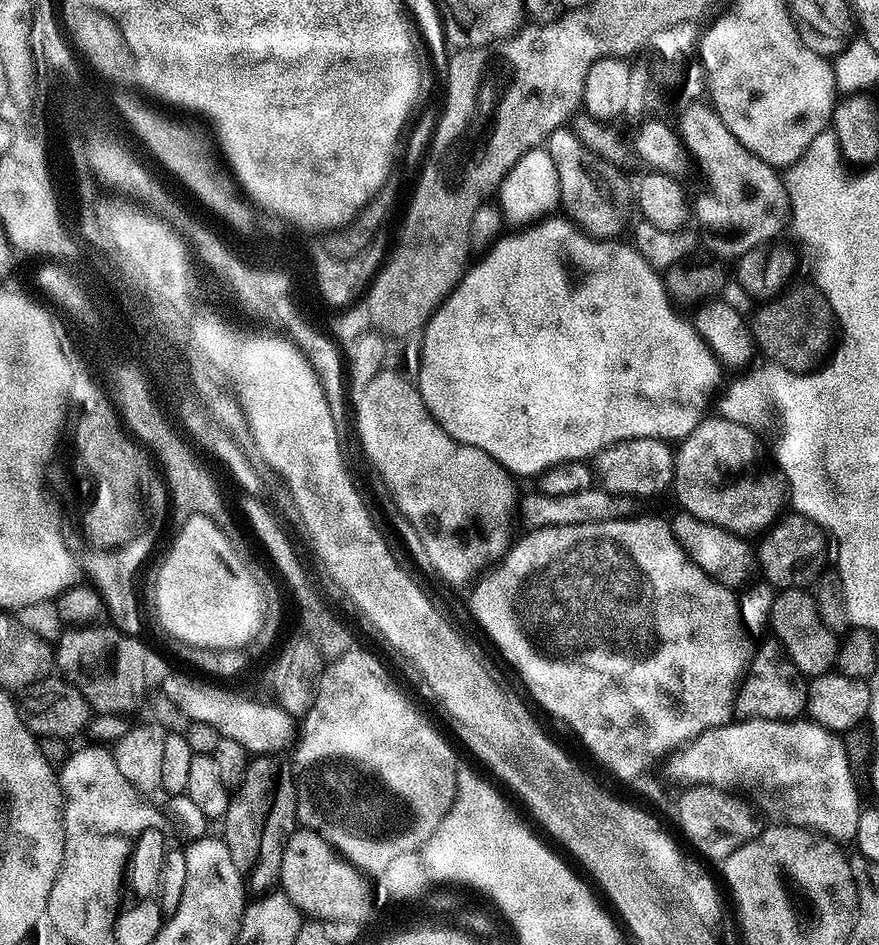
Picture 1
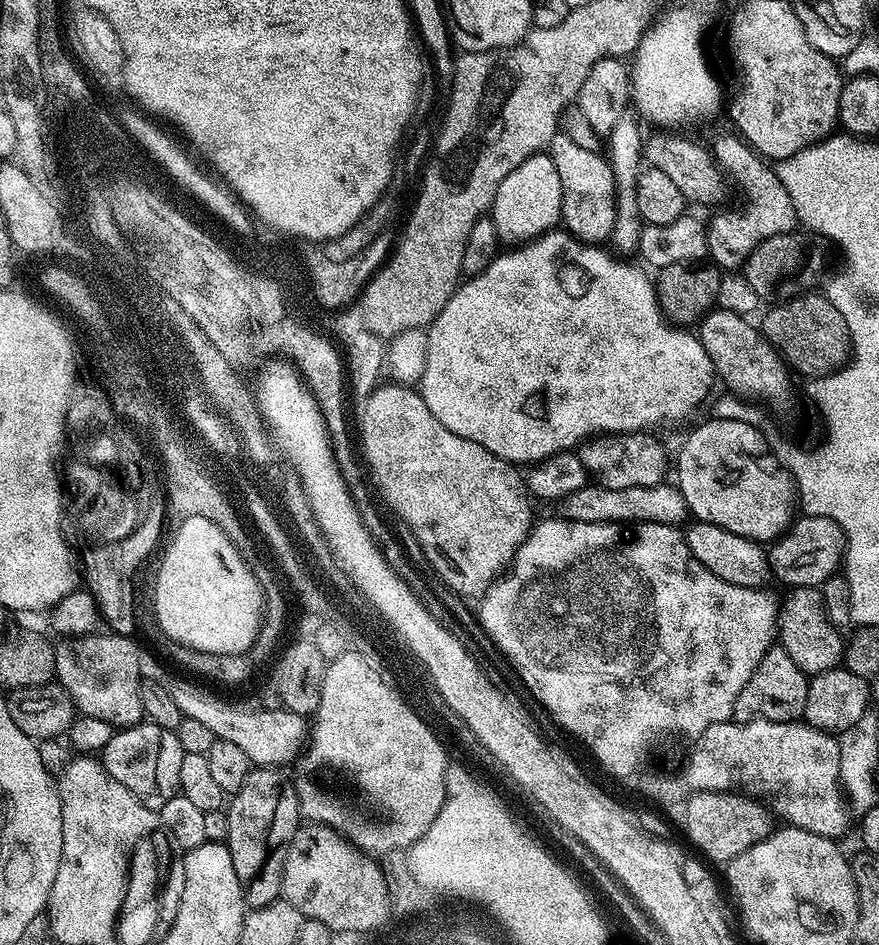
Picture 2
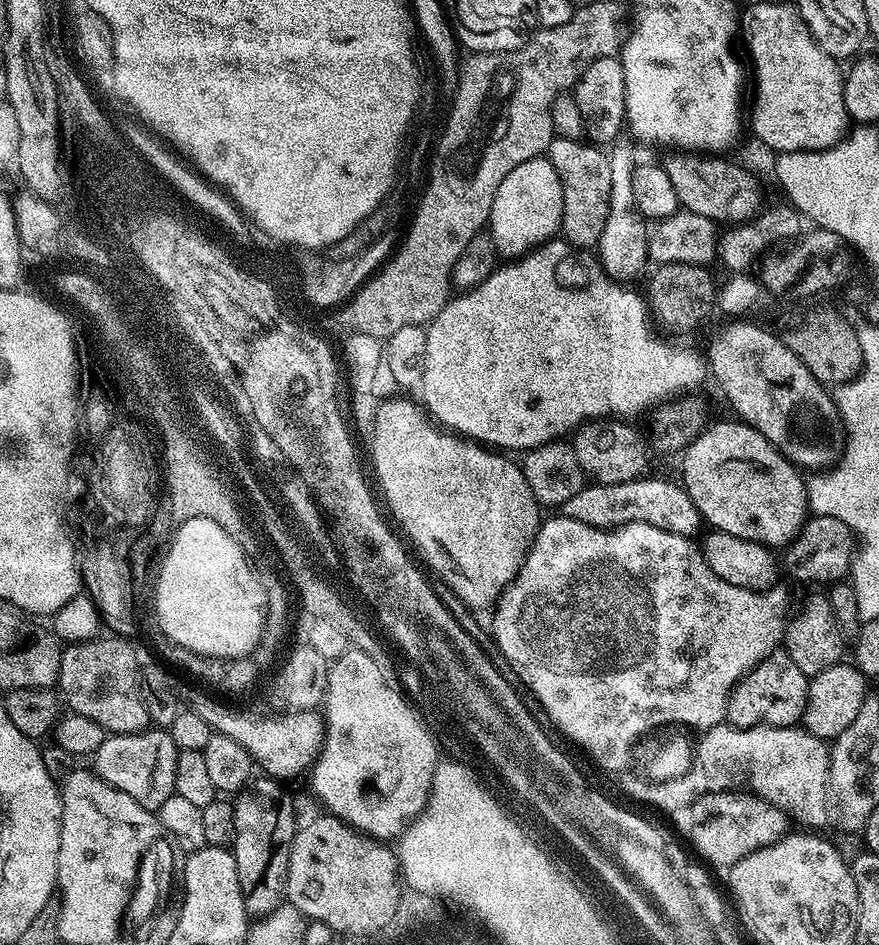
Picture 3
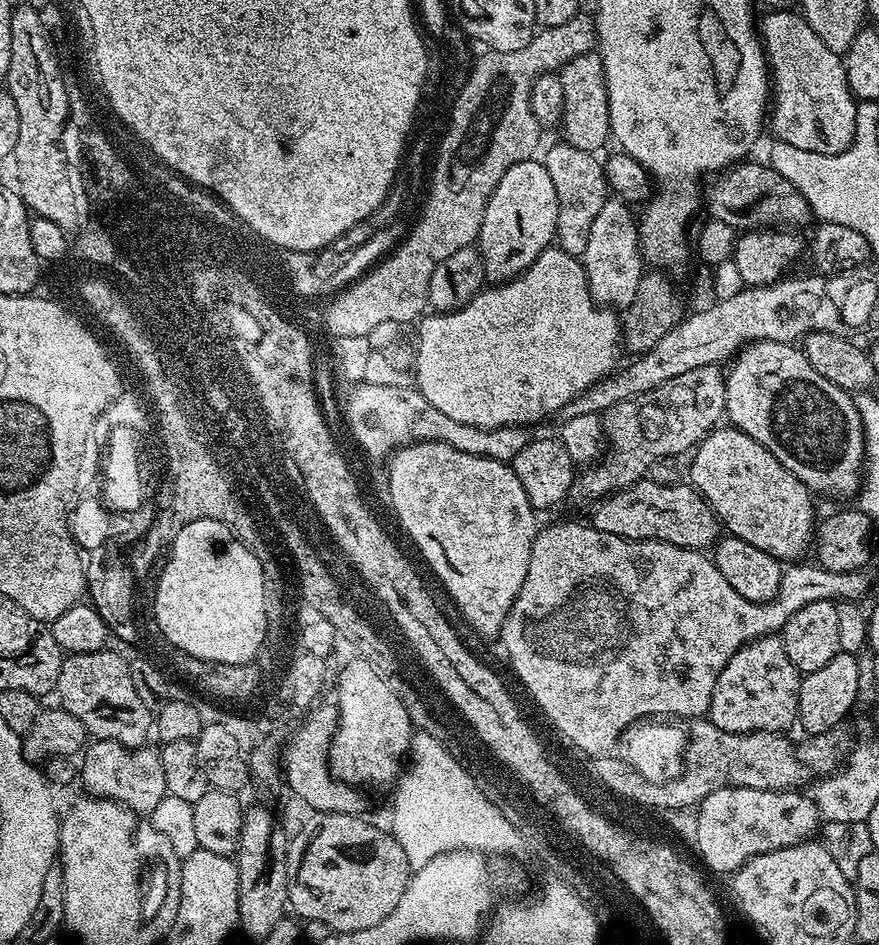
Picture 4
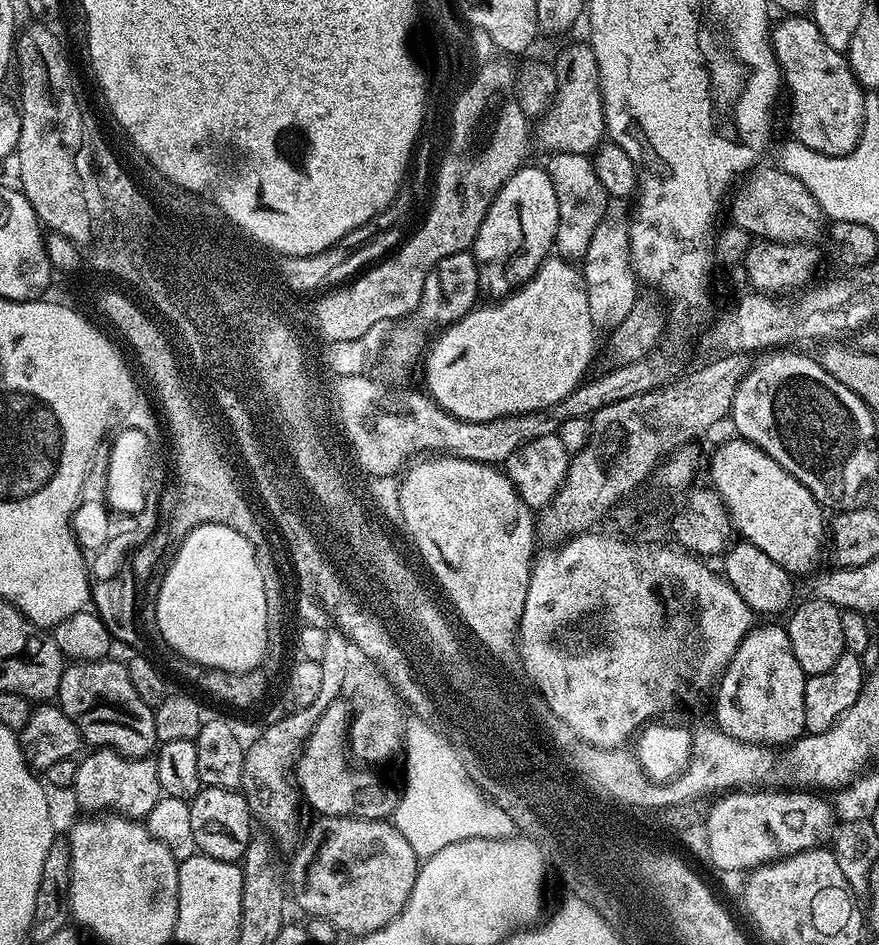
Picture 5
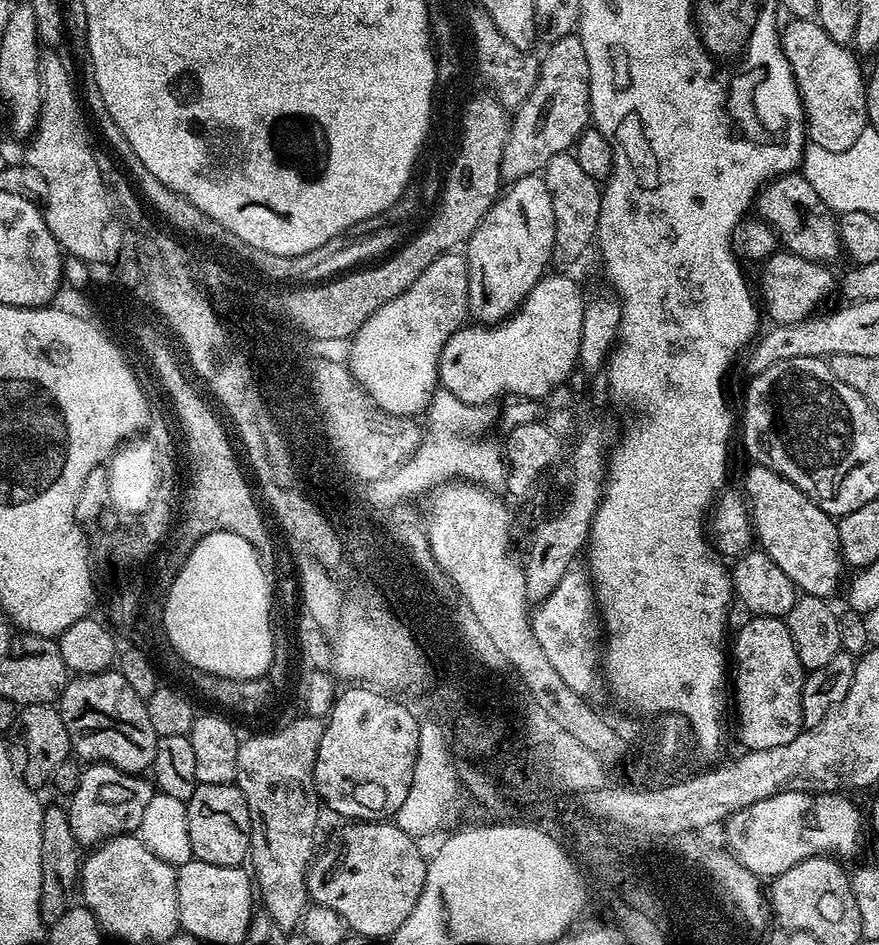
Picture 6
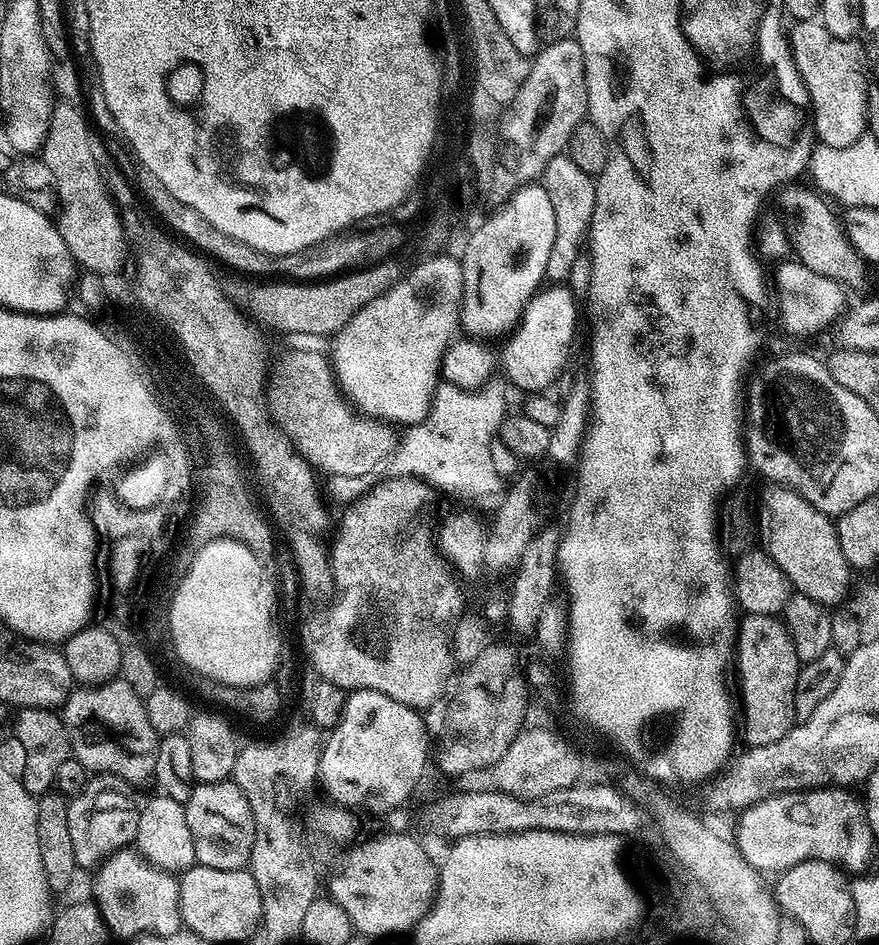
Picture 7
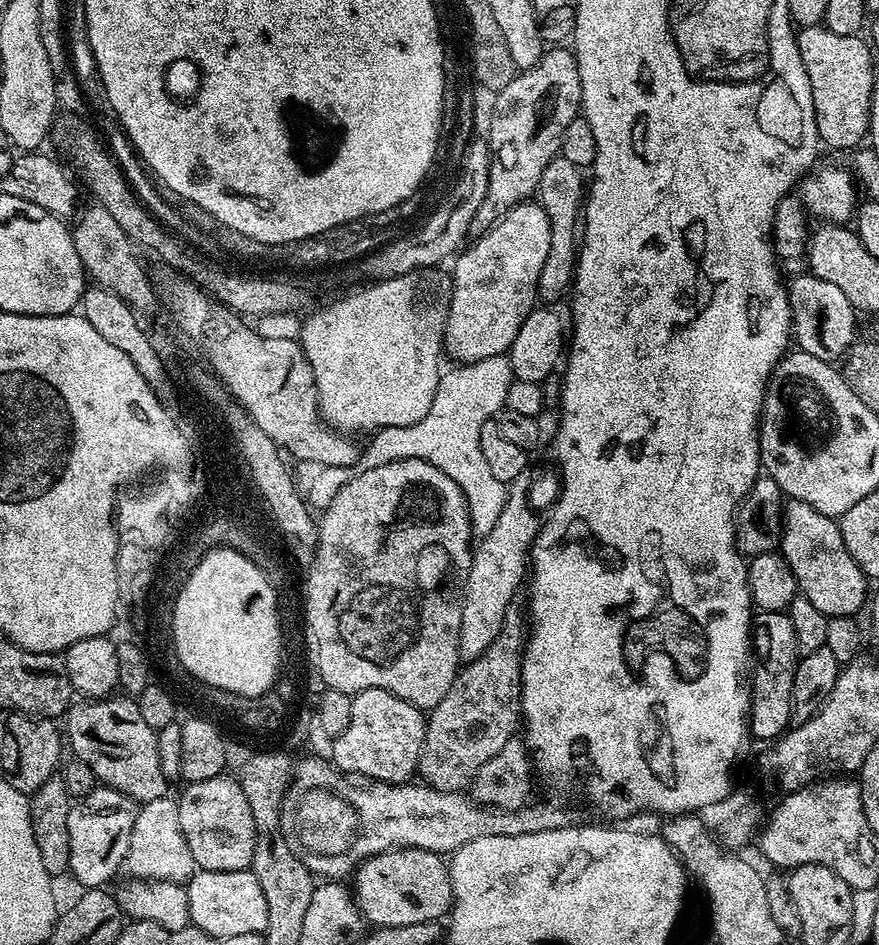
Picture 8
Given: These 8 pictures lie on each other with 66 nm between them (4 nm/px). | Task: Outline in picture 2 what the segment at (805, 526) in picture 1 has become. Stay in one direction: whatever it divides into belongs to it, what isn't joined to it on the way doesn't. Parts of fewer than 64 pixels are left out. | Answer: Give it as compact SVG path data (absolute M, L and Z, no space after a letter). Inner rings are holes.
M804 514L793 519L788 525L787 532L767 549L768 567L771 575L788 584L789 589L819 588L826 582L826 578L841 571L845 551L844 531L836 520L832 520L829 516Z

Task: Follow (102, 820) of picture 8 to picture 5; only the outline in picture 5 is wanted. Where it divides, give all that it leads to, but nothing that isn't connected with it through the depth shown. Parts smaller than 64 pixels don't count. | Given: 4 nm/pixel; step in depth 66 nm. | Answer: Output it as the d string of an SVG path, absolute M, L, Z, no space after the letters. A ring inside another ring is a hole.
M111 748L89 751L89 756L76 766L74 793L76 800L88 814L115 814L127 816L129 820L140 820L154 810L161 798L156 761L152 758L122 756Z

